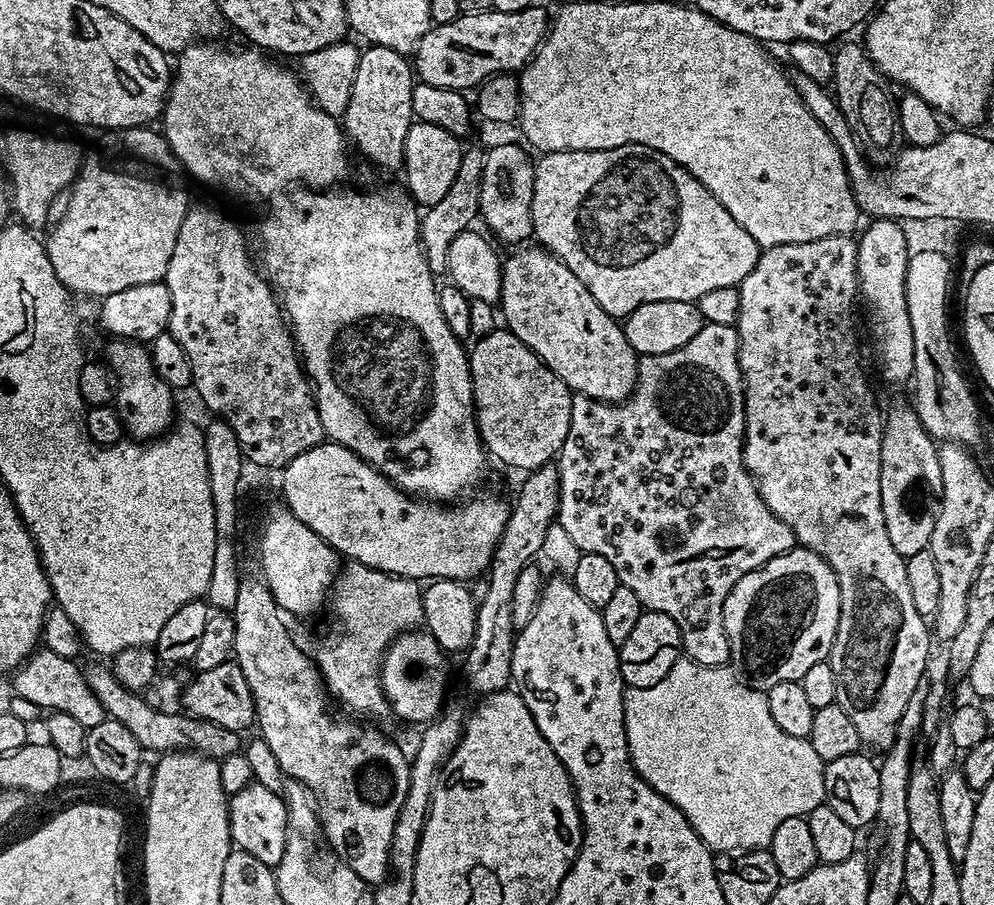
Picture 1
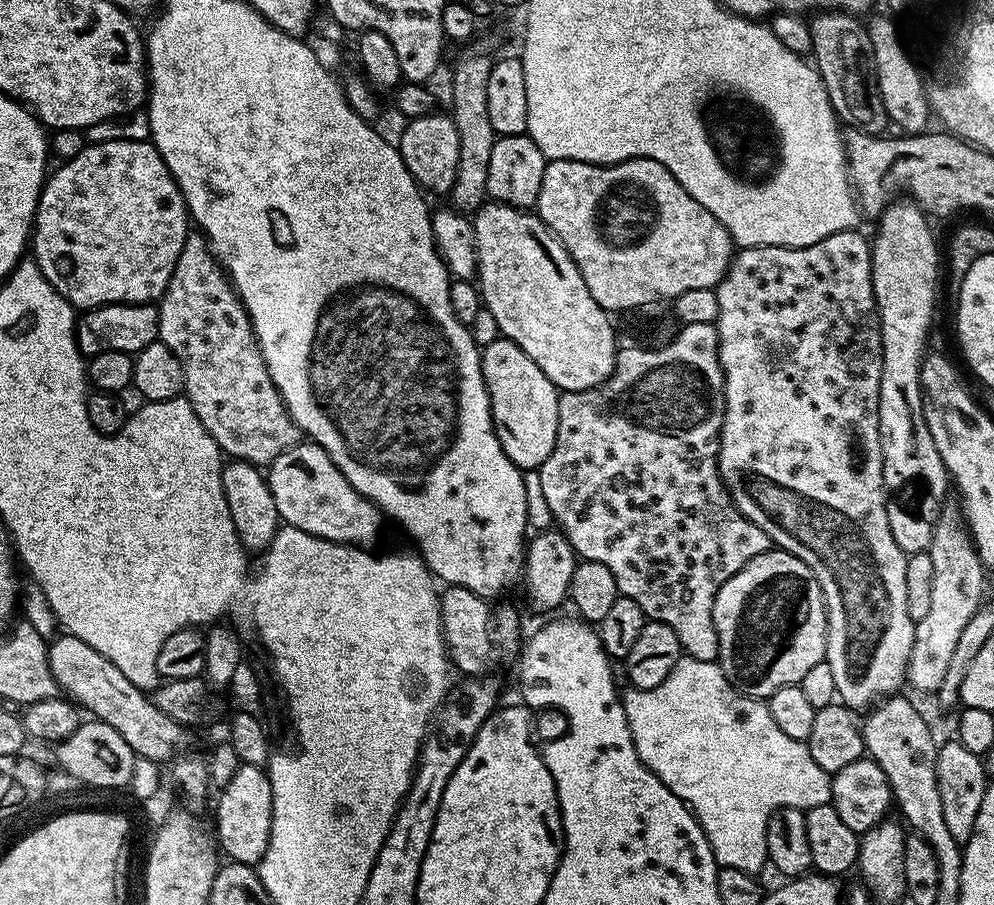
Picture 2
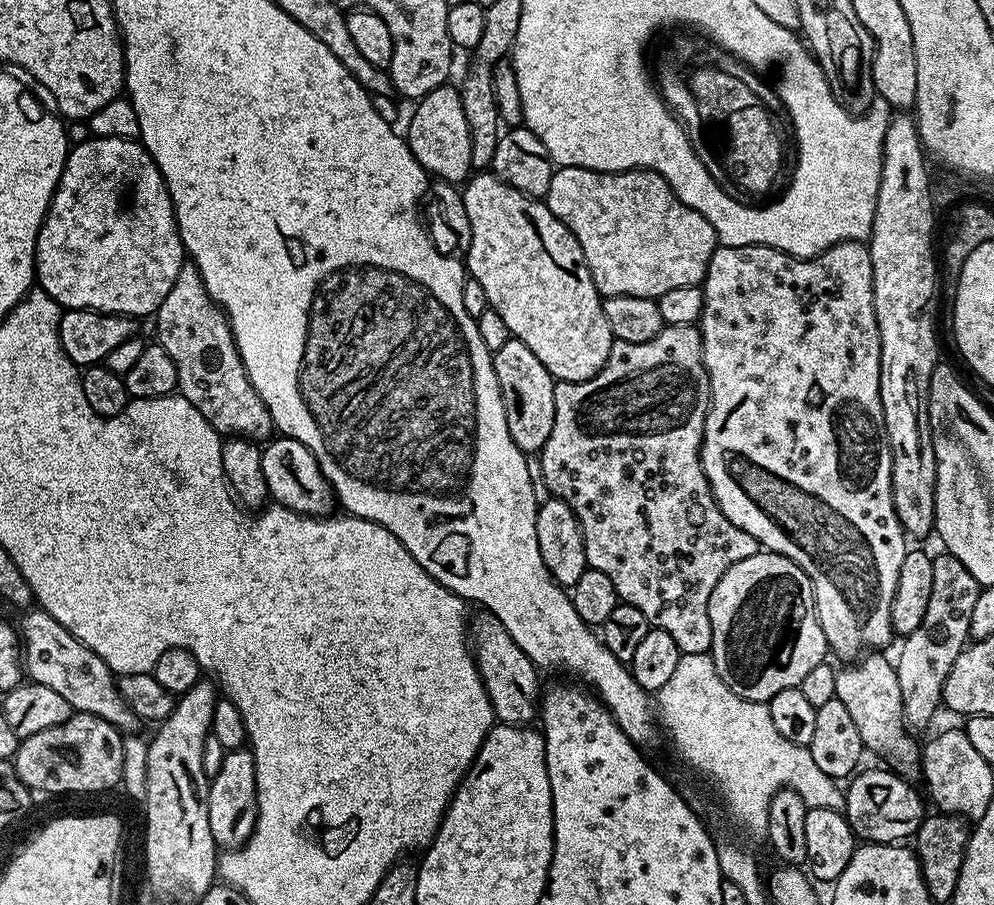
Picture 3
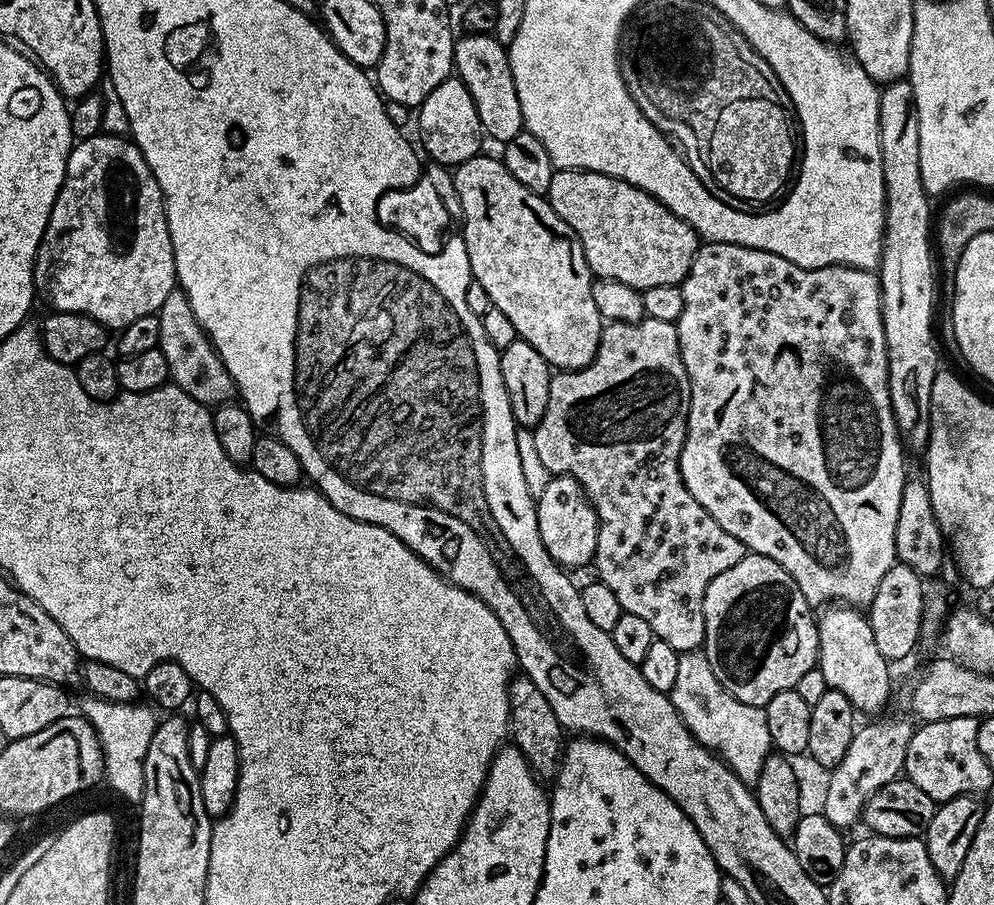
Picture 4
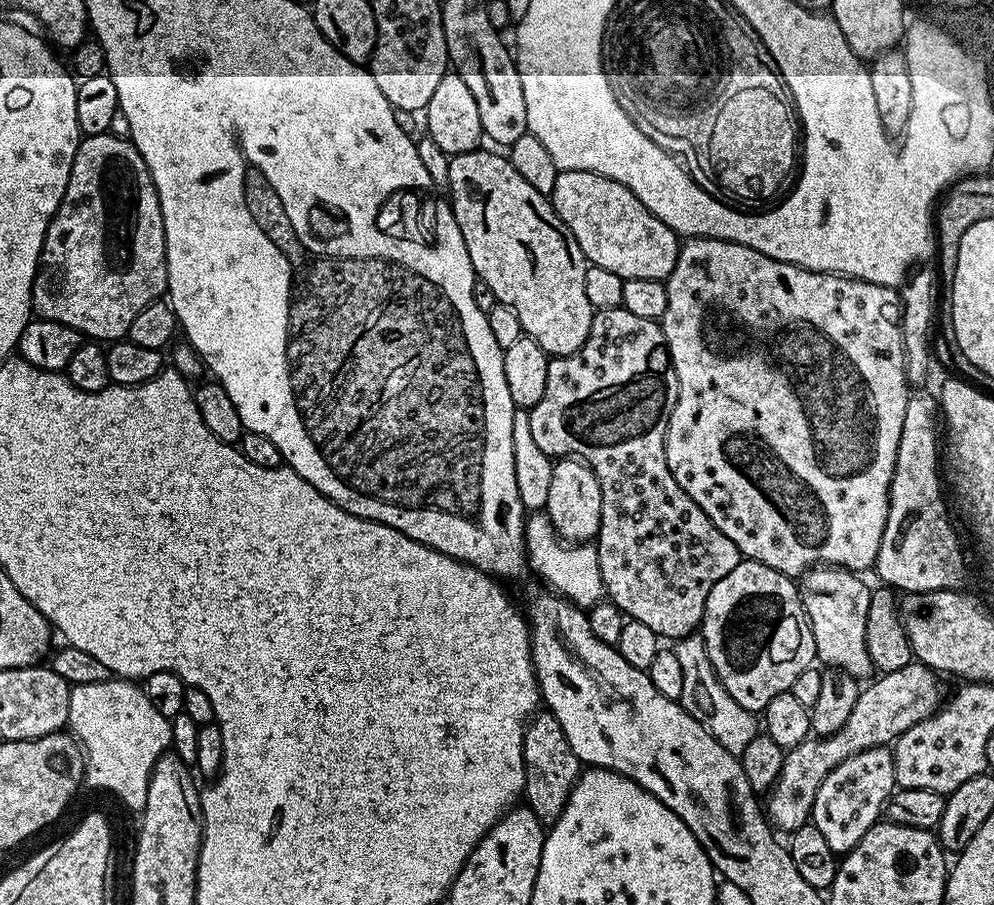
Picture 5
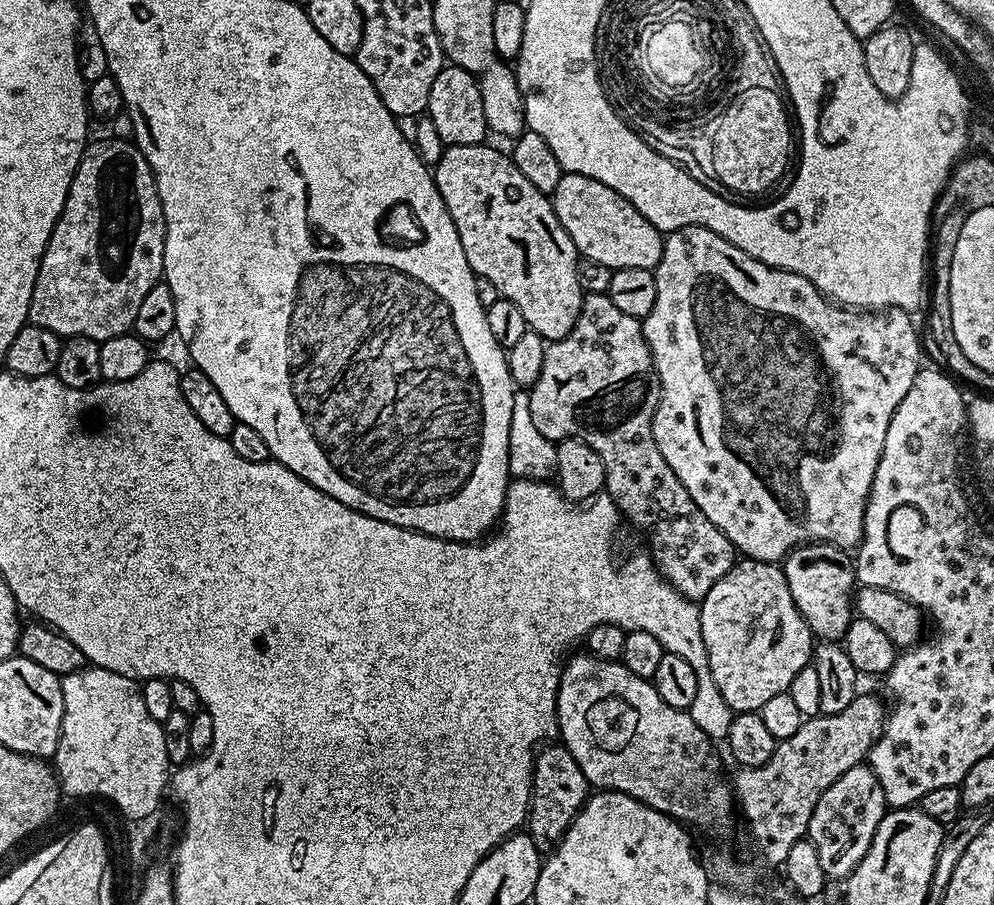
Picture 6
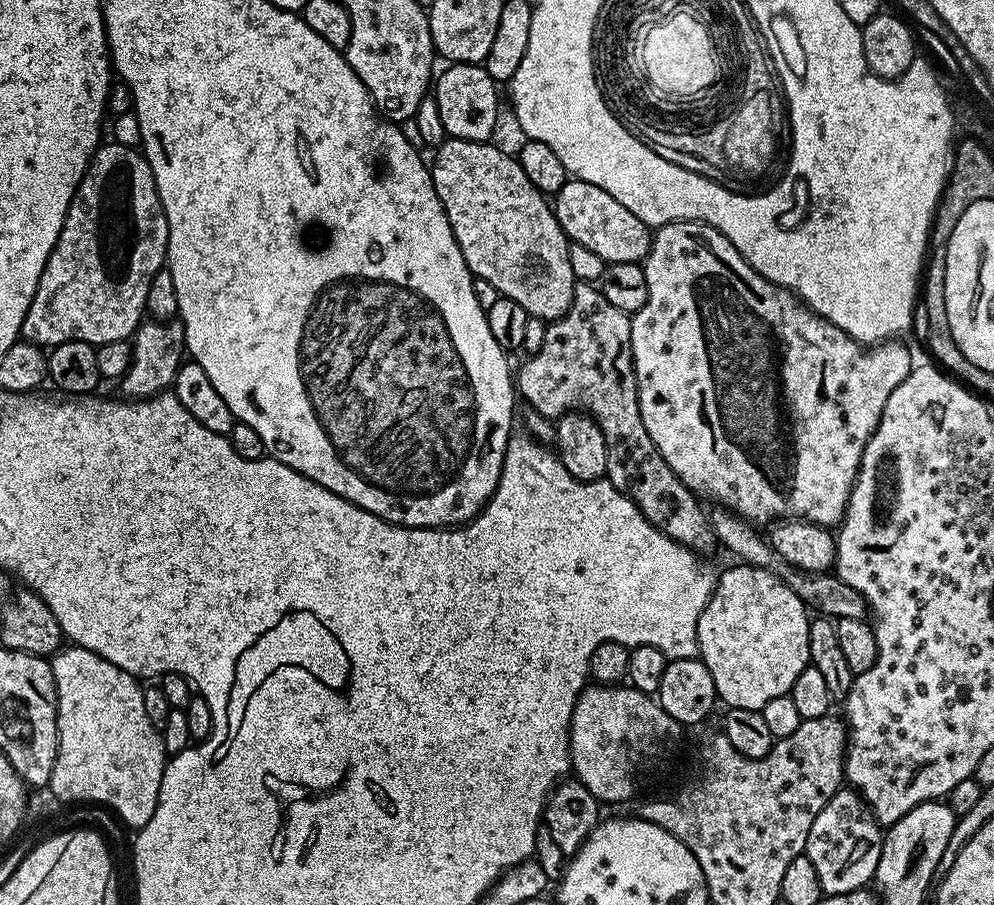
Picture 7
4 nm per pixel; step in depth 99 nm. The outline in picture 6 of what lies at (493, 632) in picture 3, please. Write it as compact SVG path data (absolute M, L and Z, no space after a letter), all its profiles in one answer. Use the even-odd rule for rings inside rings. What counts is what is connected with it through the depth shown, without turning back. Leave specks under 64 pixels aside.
M555 743L549 748L541 747L535 753L532 765L532 795L526 828L534 837L537 848L541 850L551 849L559 841L564 830L572 825L573 818L580 812L580 807L590 795L588 779L574 762L570 750L564 747L563 743Z

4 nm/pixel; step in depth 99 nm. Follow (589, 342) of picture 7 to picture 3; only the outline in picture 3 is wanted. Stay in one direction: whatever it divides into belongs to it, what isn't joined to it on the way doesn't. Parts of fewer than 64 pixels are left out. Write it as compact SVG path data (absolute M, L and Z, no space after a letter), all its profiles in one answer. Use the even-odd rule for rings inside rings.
M696 324L667 325L650 342L641 344L617 340L613 343L602 370L598 370L596 376L579 382L562 380L556 384L554 430L550 430L550 438L546 438L546 446L538 453L538 461L549 493L555 499L566 502L566 506L570 506L570 510L574 510L578 518L586 546L588 567L602 570L602 574L609 576L610 582L614 582L614 590L620 595L623 603L638 606L638 610L646 614L651 627L666 630L666 634L670 634L670 638L678 642L681 653L689 652L690 654L711 653L712 631L710 630L708 603L710 594L714 594L714 586L718 586L722 574L726 574L726 570L730 570L734 562L742 562L742 558L750 558L755 552L761 551L758 541L750 538L746 530L738 530L738 526L734 526L726 518L726 514L722 514L722 510L716 505L715 498L712 497L712 488L708 485L708 479L700 461L700 447L708 413L708 403L704 400L704 383L707 380L700 330Z

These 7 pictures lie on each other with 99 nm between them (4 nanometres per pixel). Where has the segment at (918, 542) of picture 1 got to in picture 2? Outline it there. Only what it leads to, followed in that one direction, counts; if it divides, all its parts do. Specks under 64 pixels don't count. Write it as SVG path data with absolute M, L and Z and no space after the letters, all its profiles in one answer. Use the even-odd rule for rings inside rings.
M893 202L889 204L884 212L881 213L876 225L876 237L873 235L871 237L870 243L872 245L872 295L874 297L875 307L878 309L878 327L880 329L880 343L884 346L884 361L882 362L882 378L880 379L880 397L878 398L878 422L880 423L880 441L882 442L882 458L884 459L884 465L882 466L882 478L884 479L884 490L888 497L888 505L886 506L886 514L888 515L888 521L890 522L890 534L894 534L894 542L900 548L905 550L926 550L930 546L932 541L932 534L934 531L934 526L941 523L940 511L944 508L944 495L947 494L948 488L950 492L950 477L946 466L942 462L942 454L938 454L938 446L934 446L934 434L930 434L930 426L926 426L926 418L924 417L924 393L920 387L920 365L926 355L926 349L924 349L924 339L928 336L928 327L932 324L932 307L936 304L936 283L942 280L942 274L940 278L940 256L936 253L936 240L932 237L932 232L928 229L928 223L930 223L929 217L924 214L916 203L906 202L906 204L900 204L900 202Z

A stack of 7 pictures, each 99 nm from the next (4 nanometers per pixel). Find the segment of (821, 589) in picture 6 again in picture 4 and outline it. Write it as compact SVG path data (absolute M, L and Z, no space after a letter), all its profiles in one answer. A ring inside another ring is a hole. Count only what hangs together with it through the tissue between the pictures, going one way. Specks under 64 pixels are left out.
M828 606L819 613L820 655L818 667L829 688L838 690L850 698L861 713L880 712L888 704L892 692L892 676L888 673L890 661L878 650L874 642L874 630L867 615L856 606Z

